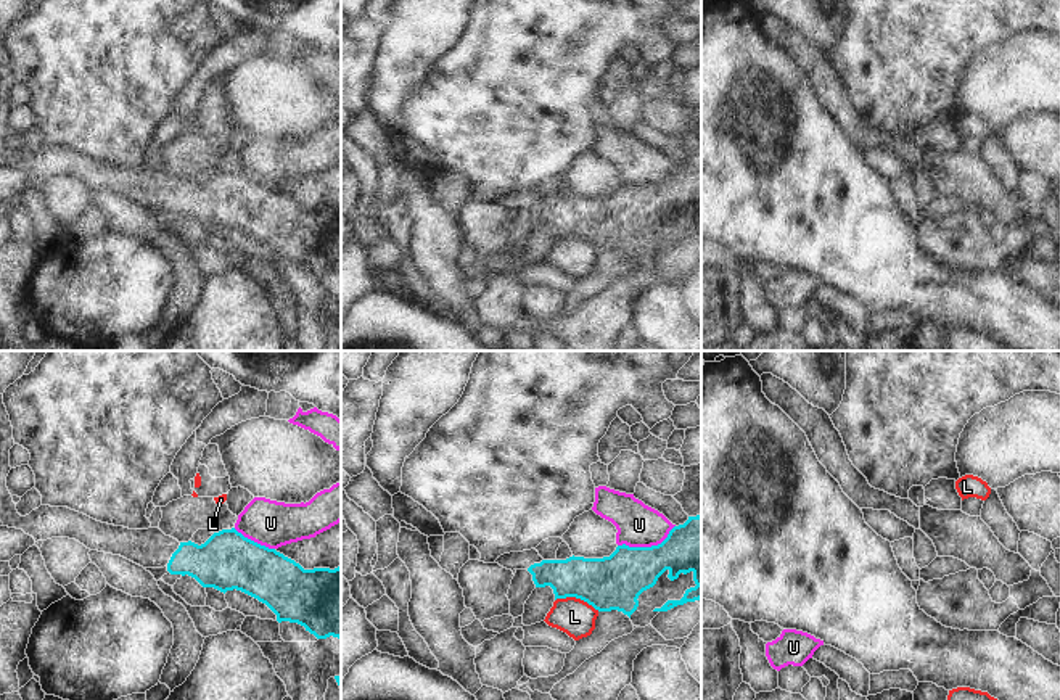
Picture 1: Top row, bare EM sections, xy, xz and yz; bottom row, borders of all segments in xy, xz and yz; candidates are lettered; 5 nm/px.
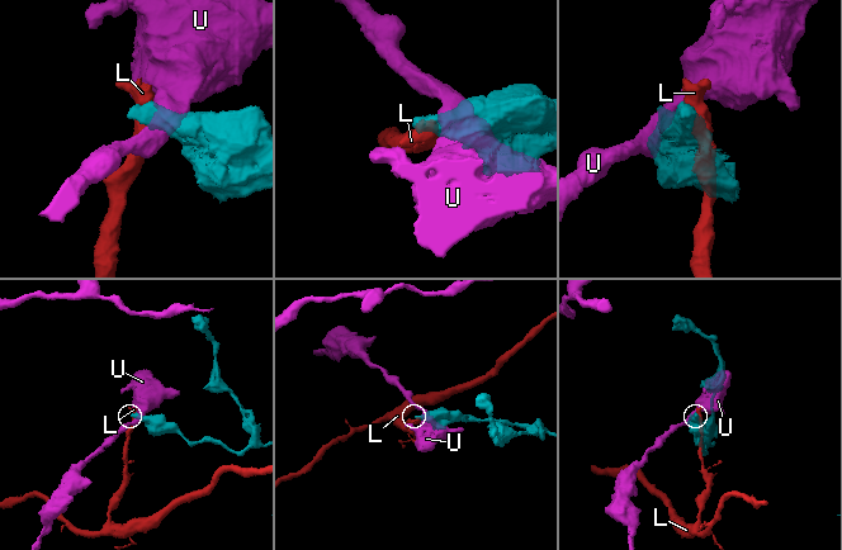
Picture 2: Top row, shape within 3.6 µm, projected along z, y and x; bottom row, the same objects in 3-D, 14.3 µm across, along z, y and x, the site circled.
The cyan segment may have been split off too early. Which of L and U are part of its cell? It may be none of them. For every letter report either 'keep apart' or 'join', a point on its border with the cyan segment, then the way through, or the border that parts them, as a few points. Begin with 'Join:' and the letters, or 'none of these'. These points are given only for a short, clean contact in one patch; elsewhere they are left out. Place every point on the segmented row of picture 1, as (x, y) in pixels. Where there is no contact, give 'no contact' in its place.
Join: none of these
L: keep apart; meets cyan in xz at (578, 597); border along xz (555, 599), (579, 597), (599, 610)
U: keep apart; meets cyan in xz at (647, 547)

